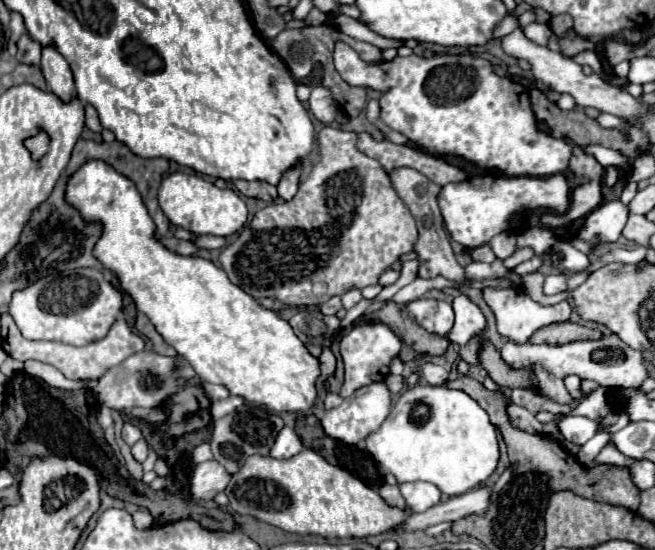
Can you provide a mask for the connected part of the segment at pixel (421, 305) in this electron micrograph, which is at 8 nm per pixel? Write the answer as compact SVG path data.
M417 299L409 303L409 313L415 317L417 325L429 333L447 337L455 323L453 307L437 299Z

